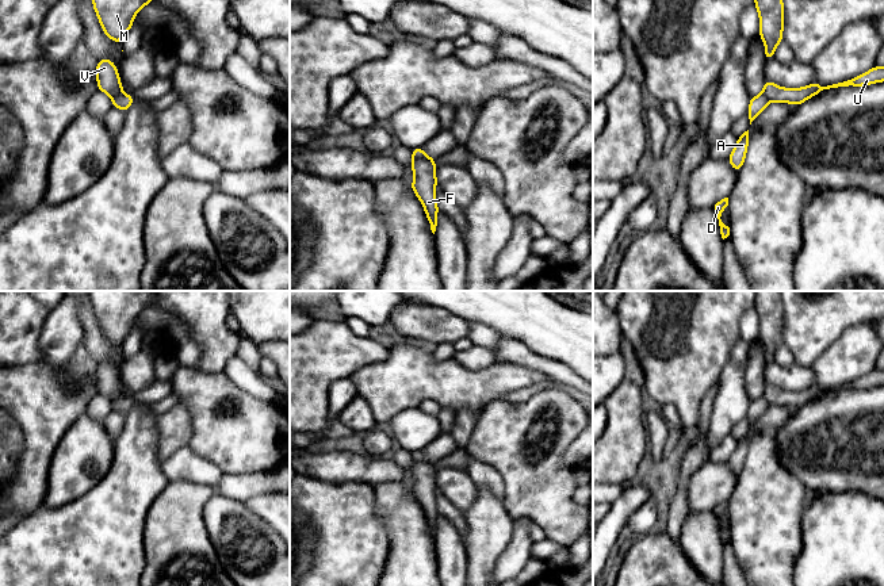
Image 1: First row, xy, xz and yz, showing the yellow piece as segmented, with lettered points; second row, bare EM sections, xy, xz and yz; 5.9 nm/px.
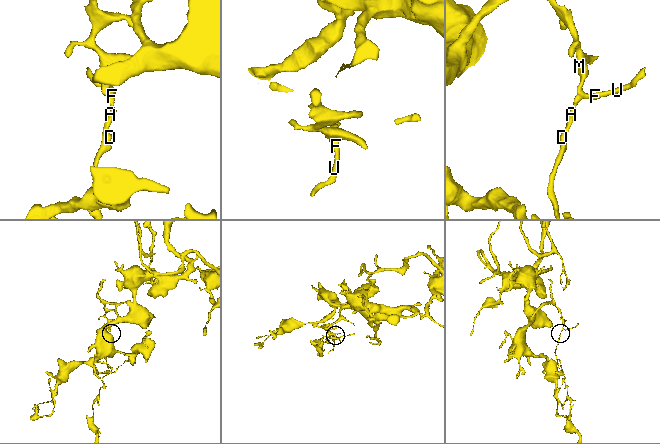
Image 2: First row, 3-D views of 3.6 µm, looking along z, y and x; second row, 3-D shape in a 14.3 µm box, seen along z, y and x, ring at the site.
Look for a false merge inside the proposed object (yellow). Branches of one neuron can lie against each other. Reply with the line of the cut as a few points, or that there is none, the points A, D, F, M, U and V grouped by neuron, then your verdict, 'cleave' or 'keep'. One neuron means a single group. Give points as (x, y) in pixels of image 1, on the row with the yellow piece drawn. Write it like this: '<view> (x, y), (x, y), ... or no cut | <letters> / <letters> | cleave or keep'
xz (413, 157), (421, 157), (433, 163) | A D / F M U V | cleave

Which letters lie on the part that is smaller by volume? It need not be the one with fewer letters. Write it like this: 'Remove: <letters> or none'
Remove: A, D

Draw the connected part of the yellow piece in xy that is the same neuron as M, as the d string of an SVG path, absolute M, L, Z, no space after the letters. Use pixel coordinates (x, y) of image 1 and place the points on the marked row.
M92 0L103 32L119 43L133 27L137 12L154 0Z

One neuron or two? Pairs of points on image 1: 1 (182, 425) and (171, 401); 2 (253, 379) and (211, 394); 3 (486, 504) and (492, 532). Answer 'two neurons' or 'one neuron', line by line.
1: two neurons
2: two neurons
3: one neuron

